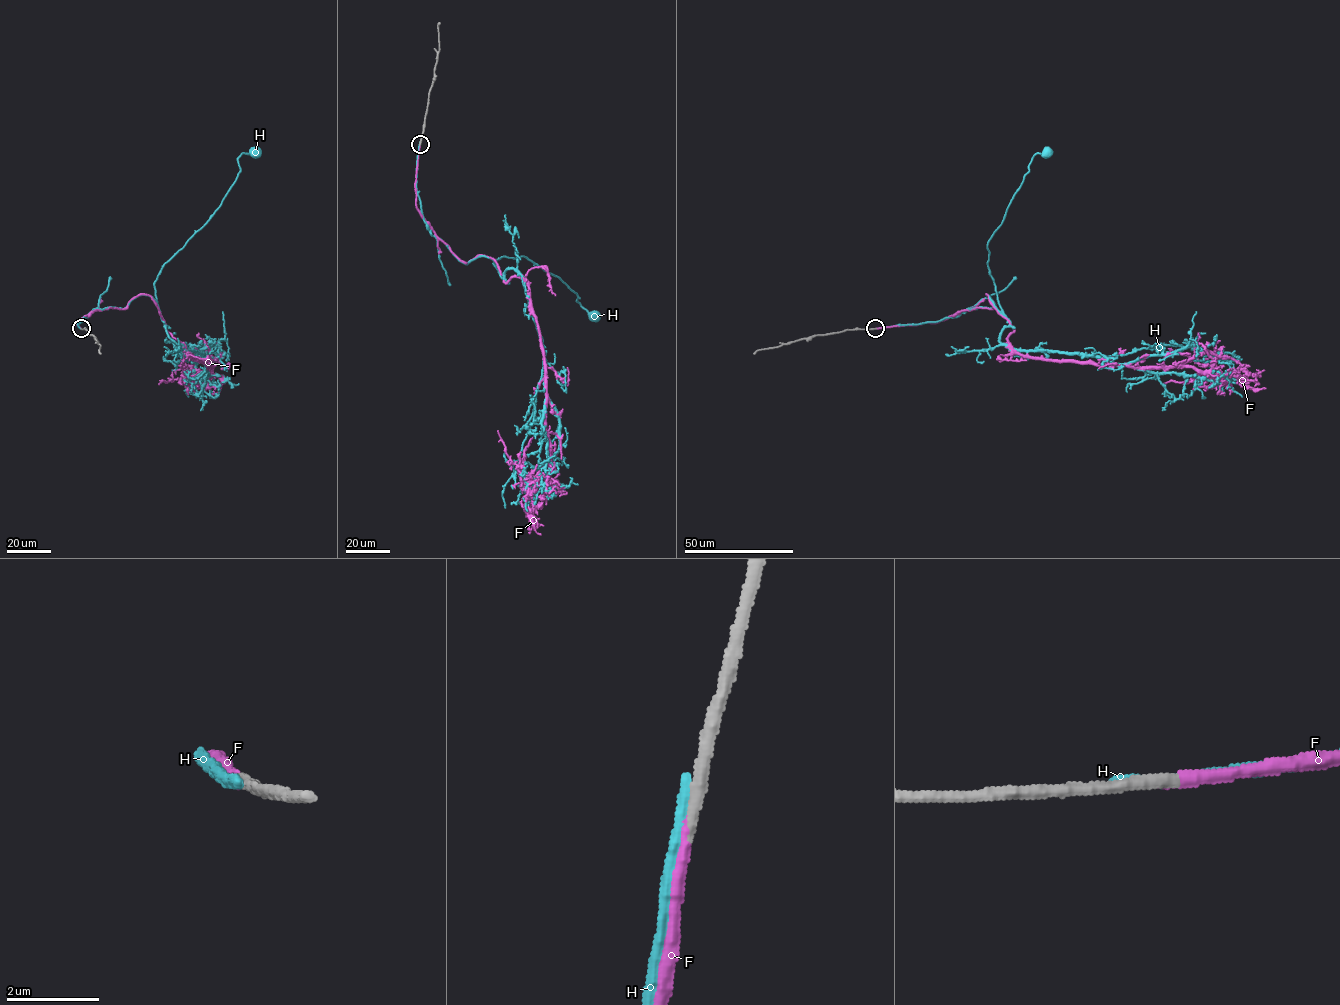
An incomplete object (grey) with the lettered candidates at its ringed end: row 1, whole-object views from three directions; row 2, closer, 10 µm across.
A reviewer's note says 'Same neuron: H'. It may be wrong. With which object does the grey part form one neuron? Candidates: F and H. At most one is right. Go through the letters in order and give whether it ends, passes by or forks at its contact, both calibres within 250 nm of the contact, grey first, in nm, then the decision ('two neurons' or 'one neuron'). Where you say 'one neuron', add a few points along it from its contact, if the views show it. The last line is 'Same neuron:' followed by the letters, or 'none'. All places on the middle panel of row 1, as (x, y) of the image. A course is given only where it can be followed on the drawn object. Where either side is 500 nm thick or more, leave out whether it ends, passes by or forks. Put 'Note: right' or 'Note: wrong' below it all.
F: it ends there; 320 nm thick on the grey side, 240 nm on the other; one neuron; it runs (420, 144), (424, 221), (465, 263), (487, 256), (505, 283), (527, 284), (550, 462), (526, 483), (532, 437)
H: it ends there; 360 nm thick on the grey side, 300 nm on the other; two neurons
Same neuron: F
Note: wrong

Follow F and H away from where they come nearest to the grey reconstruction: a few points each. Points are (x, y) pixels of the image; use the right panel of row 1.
F: (875, 328), (992, 309), (986, 294), (1020, 354), (1171, 367), (1211, 351), (1214, 363), (1168, 348)
H: (874, 328), (993, 308), (987, 294), (1004, 315), (987, 244), (1032, 157), (1045, 154)

